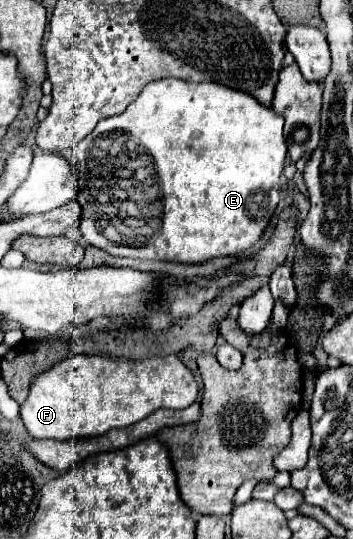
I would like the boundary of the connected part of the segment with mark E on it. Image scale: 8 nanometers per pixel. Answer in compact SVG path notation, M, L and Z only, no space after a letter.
M158 79L150 81L138 99L126 107L120 115L114 115L110 119L102 119L96 129L84 137L74 147L74 165L78 173L78 193L76 199L80 201L84 213L82 213L82 225L80 231L84 239L108 251L110 255L118 257L140 257L140 259L152 259L152 261L178 261L178 263L200 263L212 257L220 255L236 255L244 249L252 247L266 229L278 201L280 201L280 175L284 169L286 159L286 139L282 135L284 117L280 113L274 113L272 107L260 105L254 97L248 93L242 93L238 89L230 89L226 85L218 83L192 83L182 79Z

